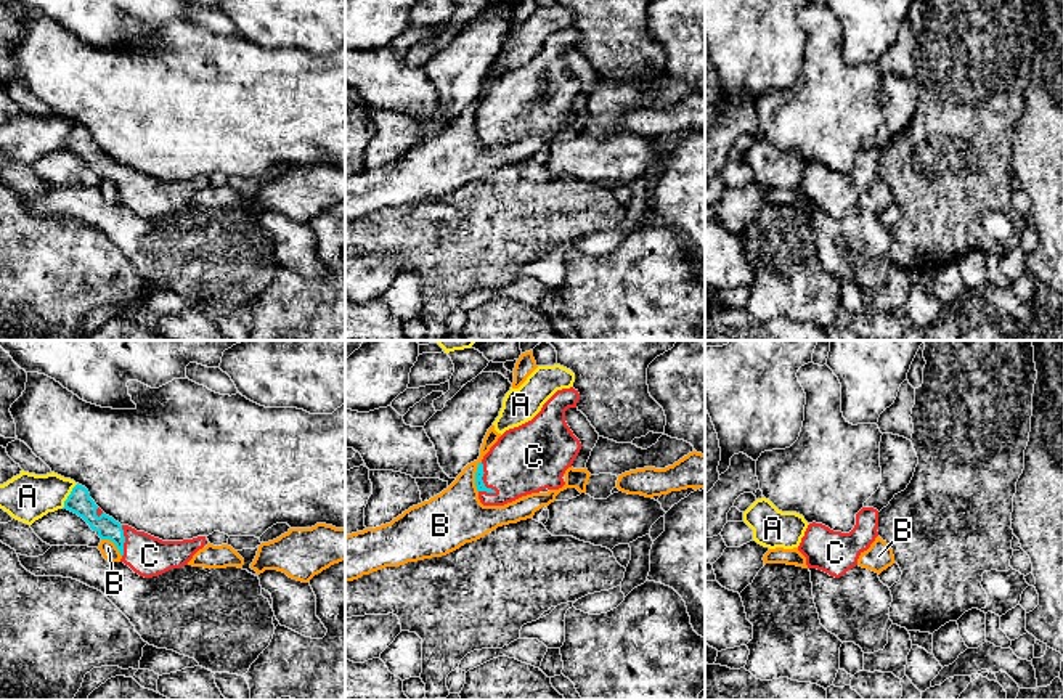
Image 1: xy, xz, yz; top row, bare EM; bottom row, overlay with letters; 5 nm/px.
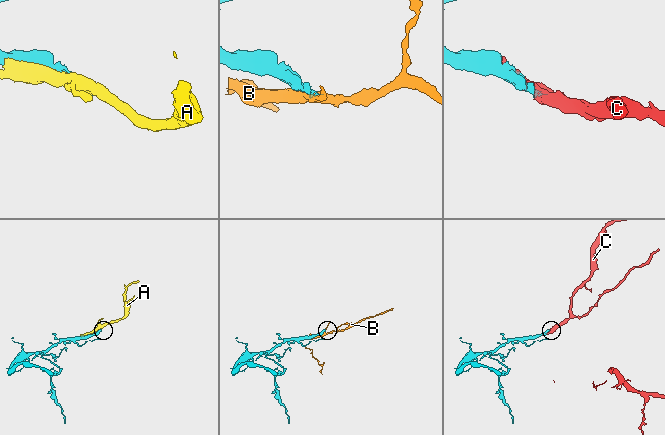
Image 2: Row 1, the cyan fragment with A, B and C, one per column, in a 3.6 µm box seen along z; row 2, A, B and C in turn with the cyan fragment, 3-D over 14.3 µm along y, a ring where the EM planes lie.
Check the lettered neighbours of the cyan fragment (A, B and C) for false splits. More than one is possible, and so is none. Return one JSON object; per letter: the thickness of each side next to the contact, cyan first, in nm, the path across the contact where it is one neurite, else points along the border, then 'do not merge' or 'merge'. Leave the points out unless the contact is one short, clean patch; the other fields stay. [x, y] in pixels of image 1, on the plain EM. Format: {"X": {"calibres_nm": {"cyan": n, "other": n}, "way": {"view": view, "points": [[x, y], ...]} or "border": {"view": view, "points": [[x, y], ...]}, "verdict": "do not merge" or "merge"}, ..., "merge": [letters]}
{"A": {"calibres_nm": {"cyan": 120, "other": 240}, "verdict": "do not merge"}, "B": {"calibres_nm": {"cyan": 50, "other": 280}, "verdict": "do not merge"}, "C": {"calibres_nm": {"cyan": 50, "other": 340}, "verdict": "merge"}, "merge": ["C"]}

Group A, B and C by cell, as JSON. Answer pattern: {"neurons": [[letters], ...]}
{"neurons": [["A"], ["B"], ["C"]]}

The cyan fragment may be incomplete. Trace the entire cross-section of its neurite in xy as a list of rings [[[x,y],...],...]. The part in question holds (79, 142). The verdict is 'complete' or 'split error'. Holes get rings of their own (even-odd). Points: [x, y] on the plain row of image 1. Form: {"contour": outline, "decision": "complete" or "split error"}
{"contour": [[[79,124],[72,128],[63,149],[82,157],[101,180],[112,181],[122,196],[120,202],[145,218],[188,206],[206,185],[206,177],[162,181],[128,165],[120,165],[106,156],[90,138],[88,130]]], "decision": "split error"}

